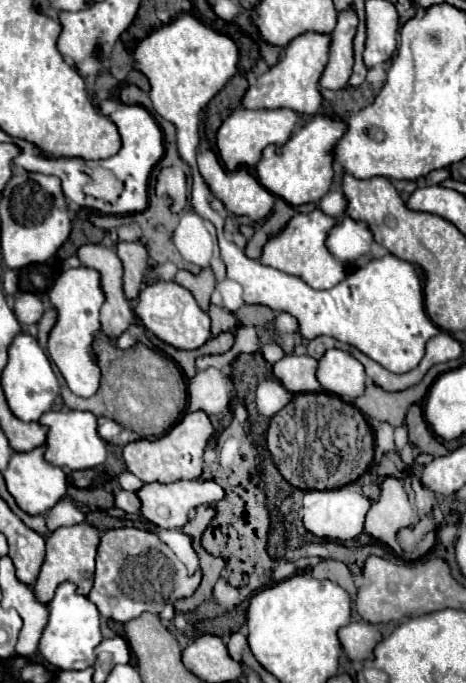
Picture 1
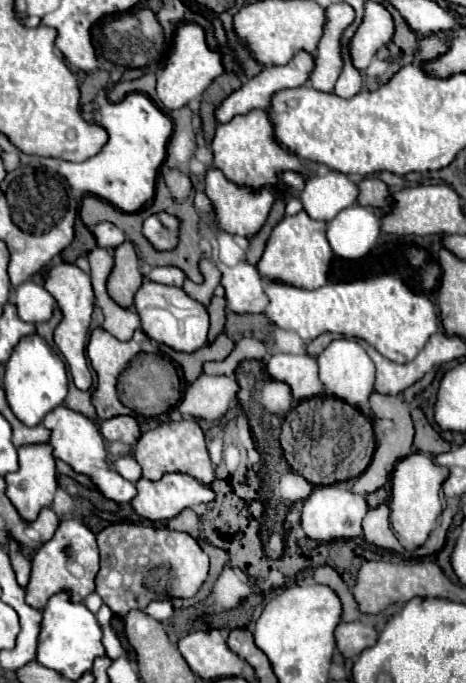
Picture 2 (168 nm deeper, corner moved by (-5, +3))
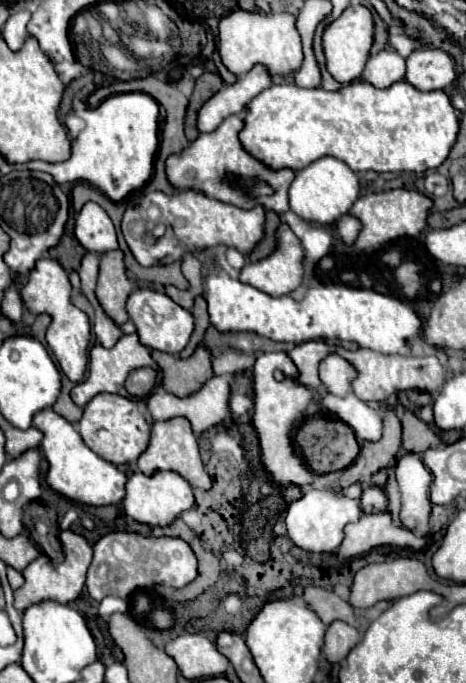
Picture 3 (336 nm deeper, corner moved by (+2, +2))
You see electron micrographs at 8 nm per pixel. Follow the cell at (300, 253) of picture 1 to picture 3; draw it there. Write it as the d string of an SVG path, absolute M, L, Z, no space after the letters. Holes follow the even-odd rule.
M281 223L281 227L277 229L277 245L275 245L273 253L267 255L265 259L261 259L261 261L247 263L241 269L239 279L247 285L253 285L253 287L273 295L273 297L289 295L291 291L301 287L301 283L305 279L305 251L303 251L301 239L291 231L291 227L287 223Z

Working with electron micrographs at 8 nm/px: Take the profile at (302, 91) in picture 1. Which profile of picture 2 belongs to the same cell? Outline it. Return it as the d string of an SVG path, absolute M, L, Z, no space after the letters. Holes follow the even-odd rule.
M298 52L288 64L284 66L266 66L258 76L254 76L252 80L248 80L246 84L242 84L238 90L234 90L218 108L216 108L216 122L224 124L224 122L230 122L234 116L238 114L246 114L250 110L256 110L256 108L270 108L270 98L278 92L278 90L284 90L284 88L298 88L302 84L306 84L306 80L310 78L310 72L314 68L314 60L308 52Z

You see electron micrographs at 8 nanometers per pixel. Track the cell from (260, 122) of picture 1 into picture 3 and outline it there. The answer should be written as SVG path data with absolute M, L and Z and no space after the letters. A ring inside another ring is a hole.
M231 115L213 133L199 135L181 155L171 155L167 159L167 177L169 177L171 185L177 189L203 189L203 193L207 193L207 197L229 203L229 205L239 205L243 209L251 209L251 205L259 203L265 209L283 213L289 209L287 189L289 189L291 181L295 179L295 171L271 169L271 167L263 165L259 159L255 159L251 153L247 153L239 141L239 131L243 127L245 127L243 117ZM231 175L235 175L235 179L231 179ZM243 179L255 179L259 183L265 183L275 193L269 197L267 195L251 197L249 187L243 183Z

